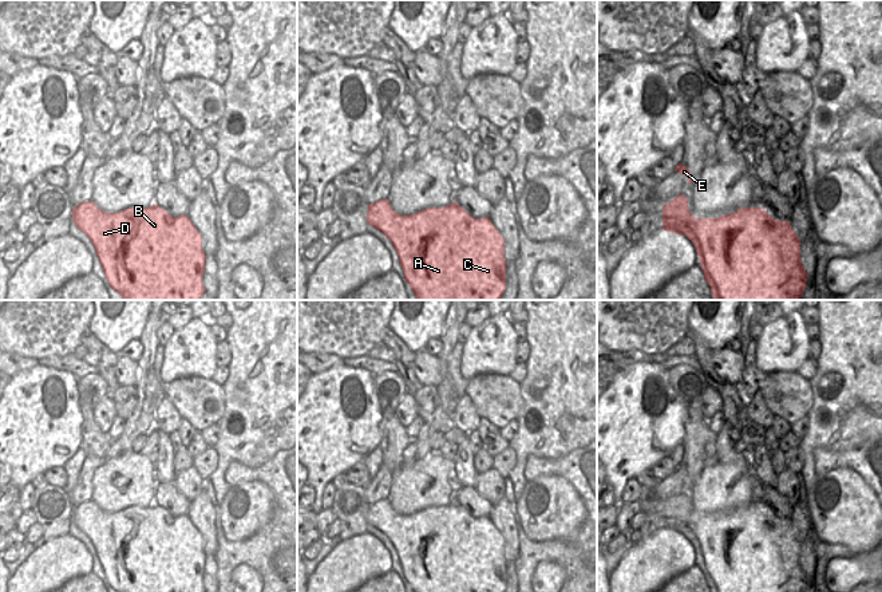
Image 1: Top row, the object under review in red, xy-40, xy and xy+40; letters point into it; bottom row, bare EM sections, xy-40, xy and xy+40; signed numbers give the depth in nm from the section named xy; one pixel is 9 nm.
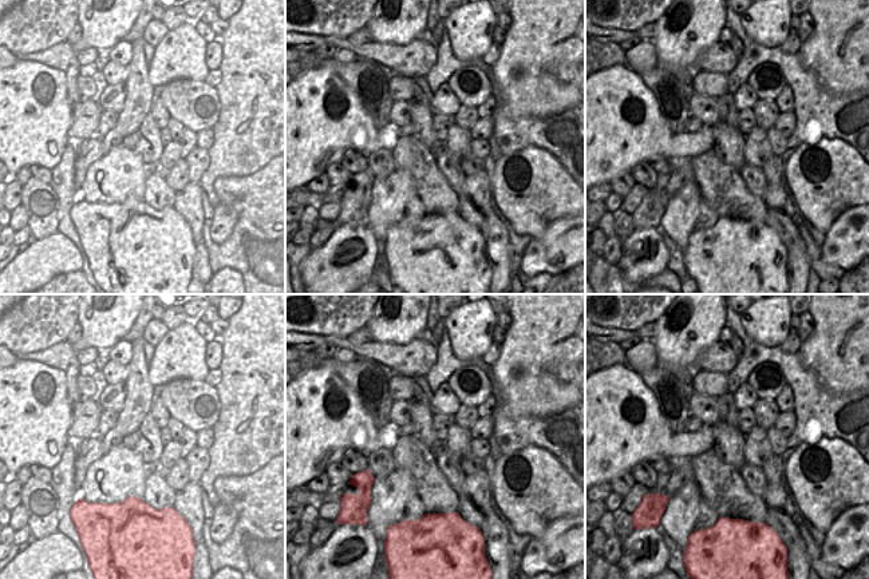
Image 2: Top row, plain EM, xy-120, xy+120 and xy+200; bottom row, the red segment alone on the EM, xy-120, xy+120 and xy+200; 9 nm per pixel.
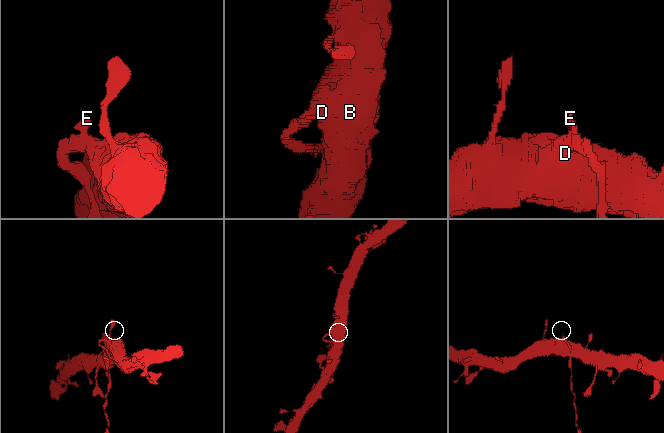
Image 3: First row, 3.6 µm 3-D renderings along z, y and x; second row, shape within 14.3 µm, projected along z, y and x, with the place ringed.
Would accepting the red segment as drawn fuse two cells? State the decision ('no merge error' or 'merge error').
merge error

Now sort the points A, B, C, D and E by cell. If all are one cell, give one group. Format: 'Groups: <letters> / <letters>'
Groups: A B C D / E.

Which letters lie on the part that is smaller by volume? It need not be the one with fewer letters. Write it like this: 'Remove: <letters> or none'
Remove: E

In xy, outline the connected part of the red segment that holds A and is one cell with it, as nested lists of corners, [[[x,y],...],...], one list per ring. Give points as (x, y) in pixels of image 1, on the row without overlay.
[[[452,502],[410,516],[383,508],[380,513],[371,514],[371,521],[392,542],[414,592],[505,592],[505,538],[489,517],[474,518]]]

